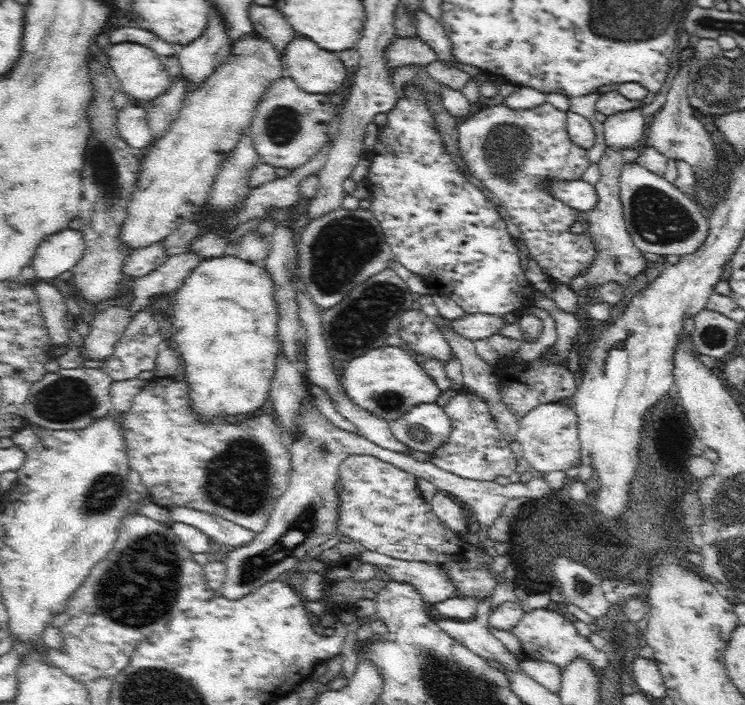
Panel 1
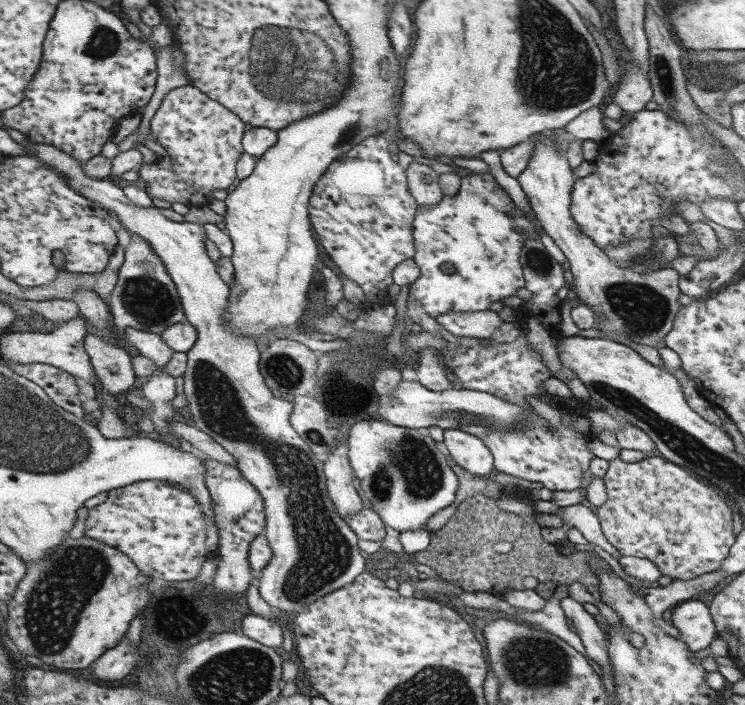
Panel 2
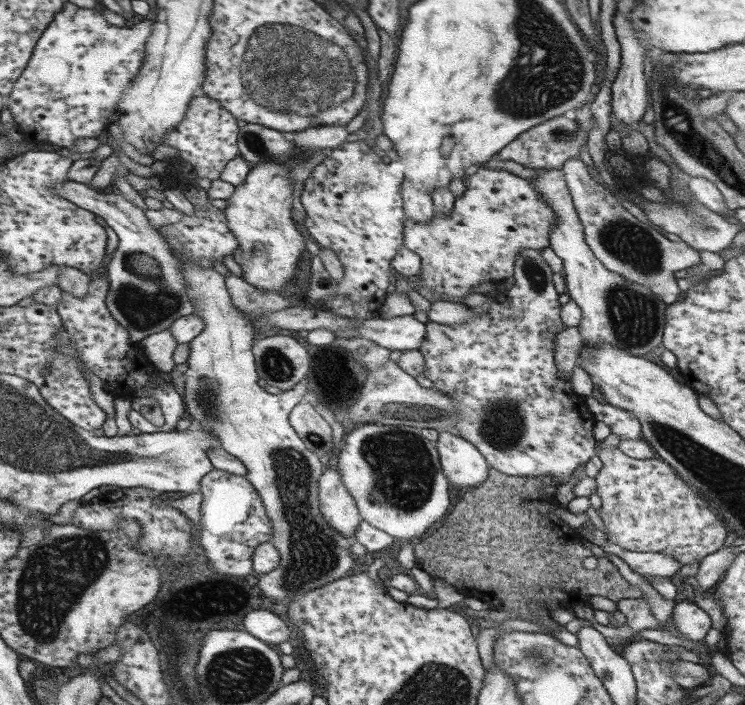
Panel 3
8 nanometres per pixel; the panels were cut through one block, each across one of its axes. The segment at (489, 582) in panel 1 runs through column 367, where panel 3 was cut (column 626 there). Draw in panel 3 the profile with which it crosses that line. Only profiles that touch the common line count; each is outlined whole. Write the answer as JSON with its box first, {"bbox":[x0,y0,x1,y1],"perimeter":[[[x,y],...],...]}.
{"bbox":[595,446,726,564],"perimeter":[[[608,446],[600,449],[598,458],[602,460],[602,469],[595,477],[597,494],[603,504],[598,513],[604,521],[608,541],[626,551],[660,552],[672,556],[682,564],[702,562],[712,555],[726,540],[726,524],[707,500],[700,497],[686,481],[682,480],[674,468],[660,458],[638,460],[628,456],[619,447]]]}

